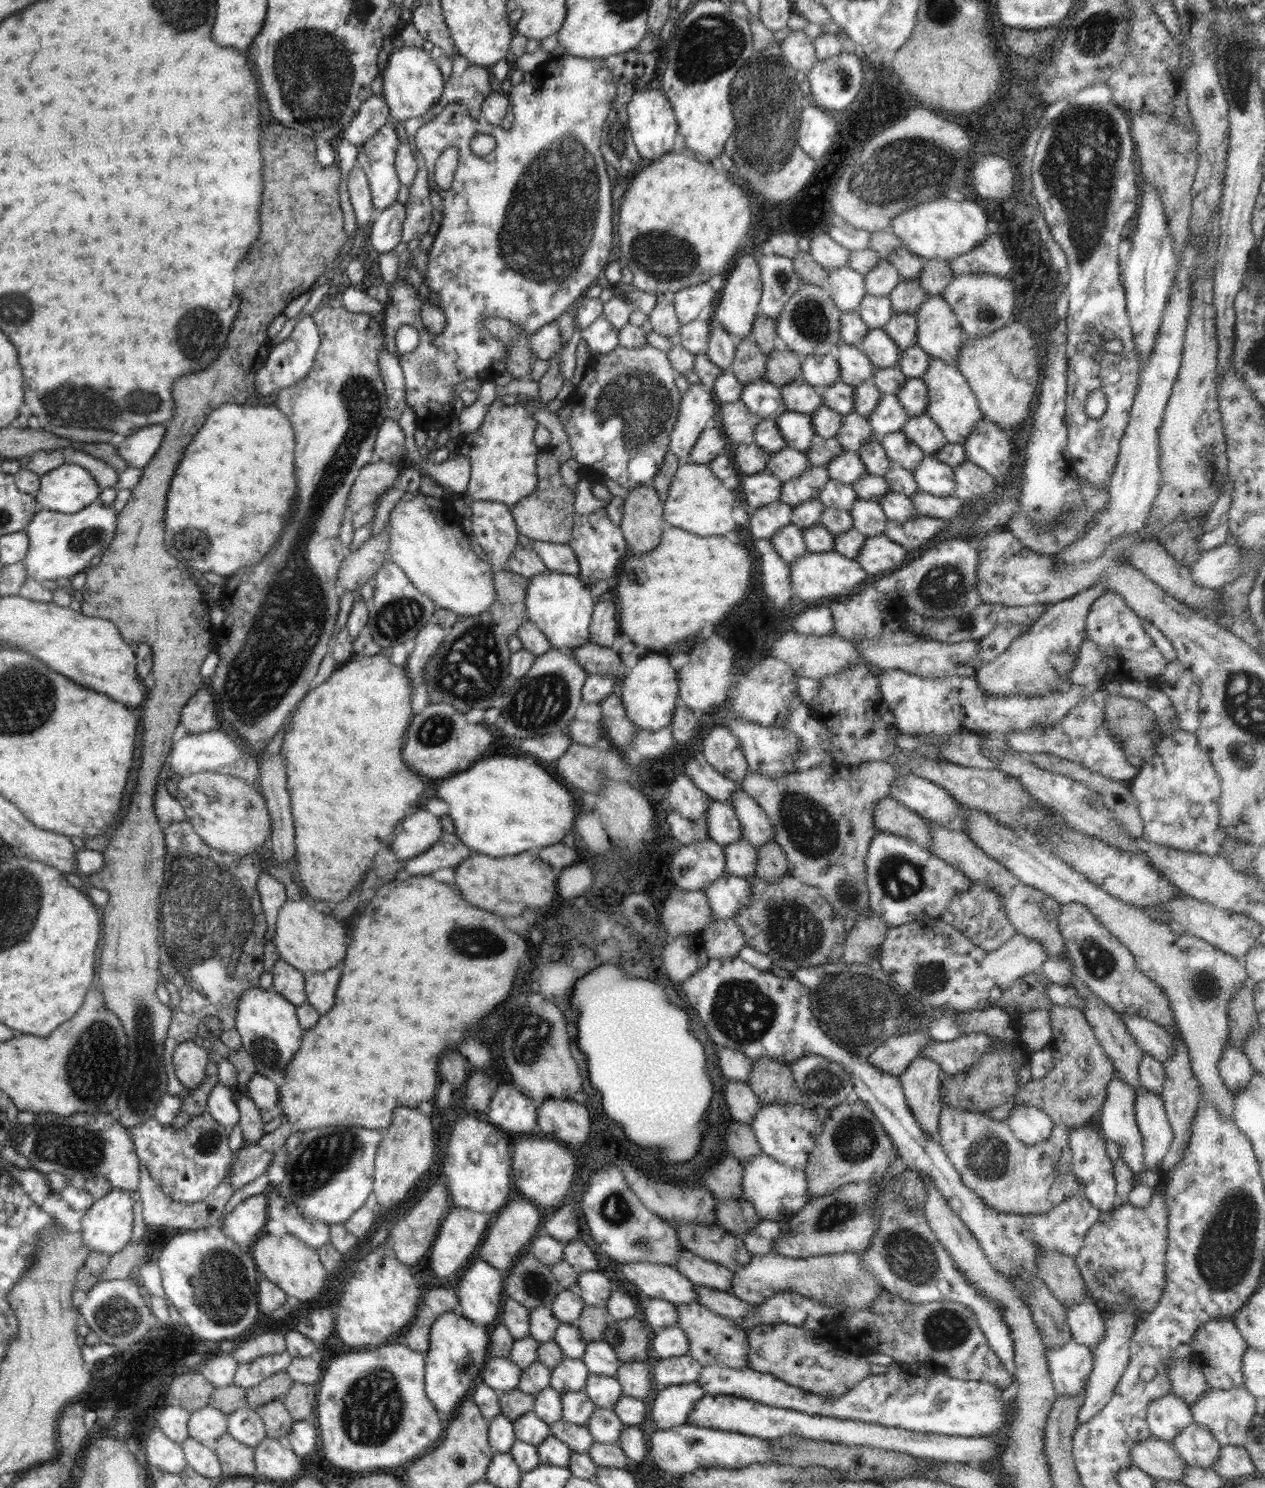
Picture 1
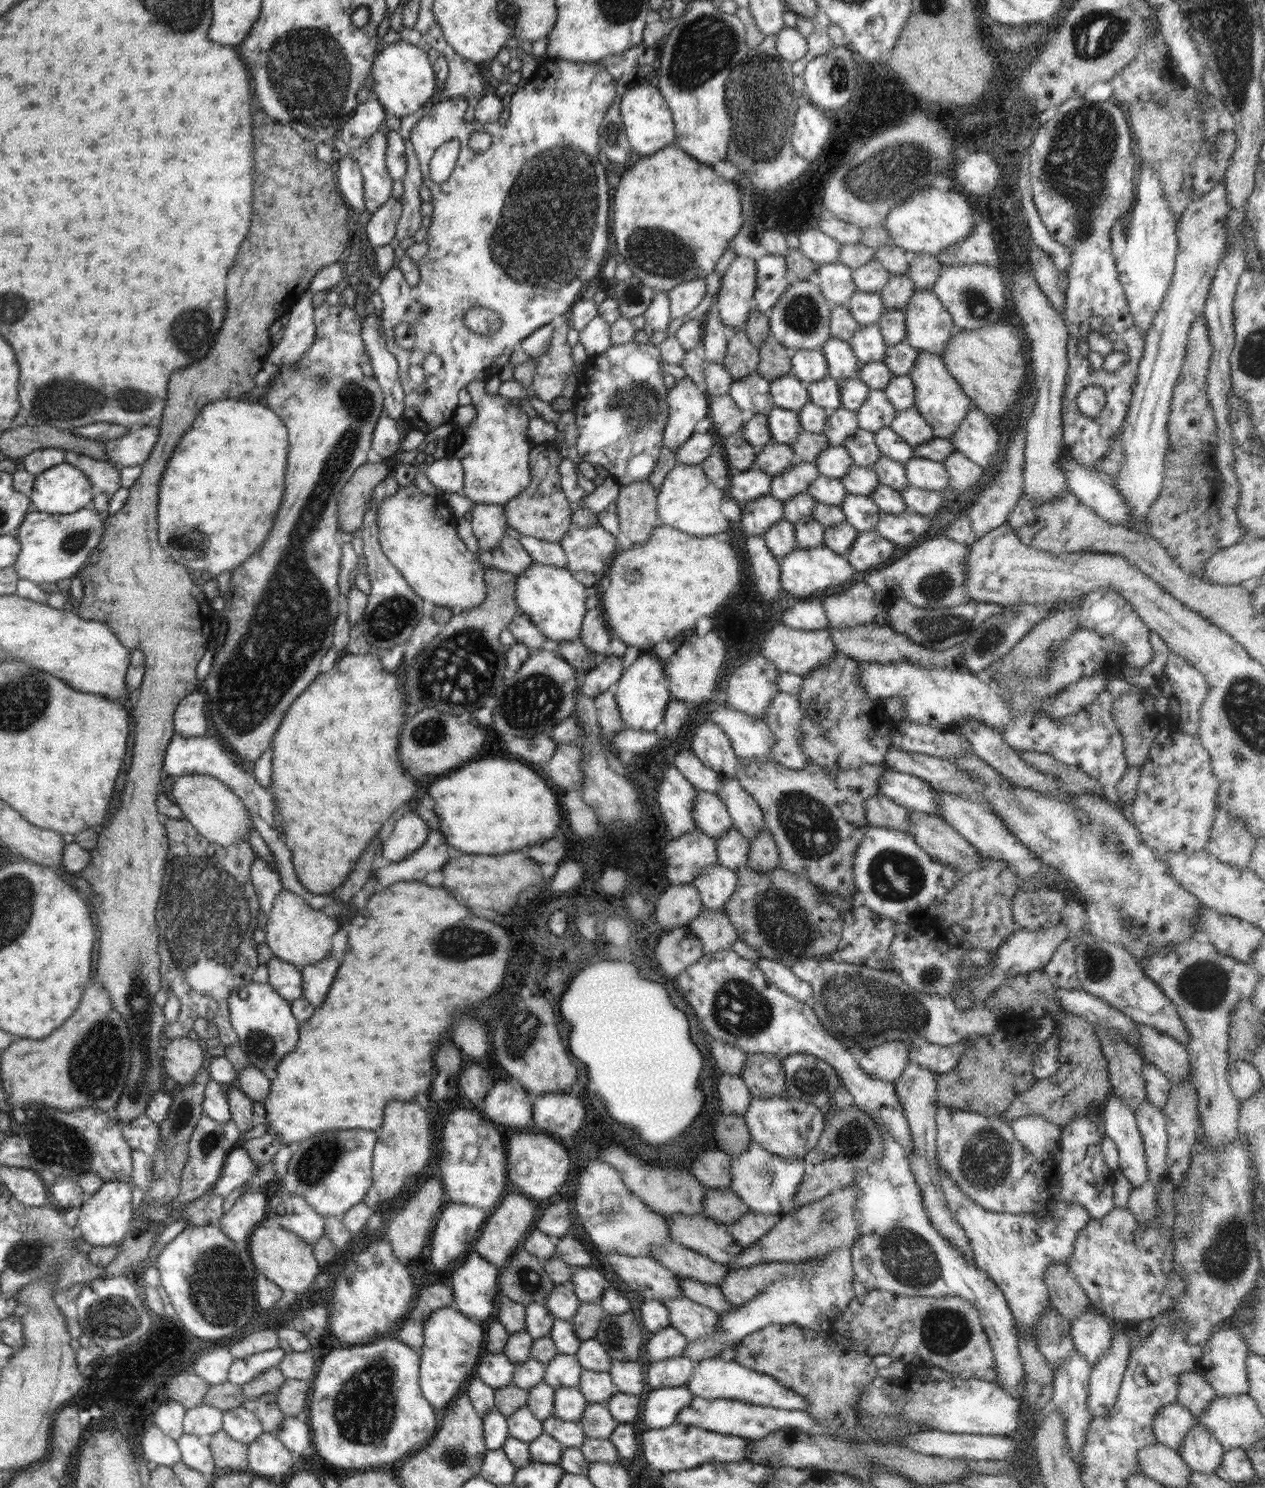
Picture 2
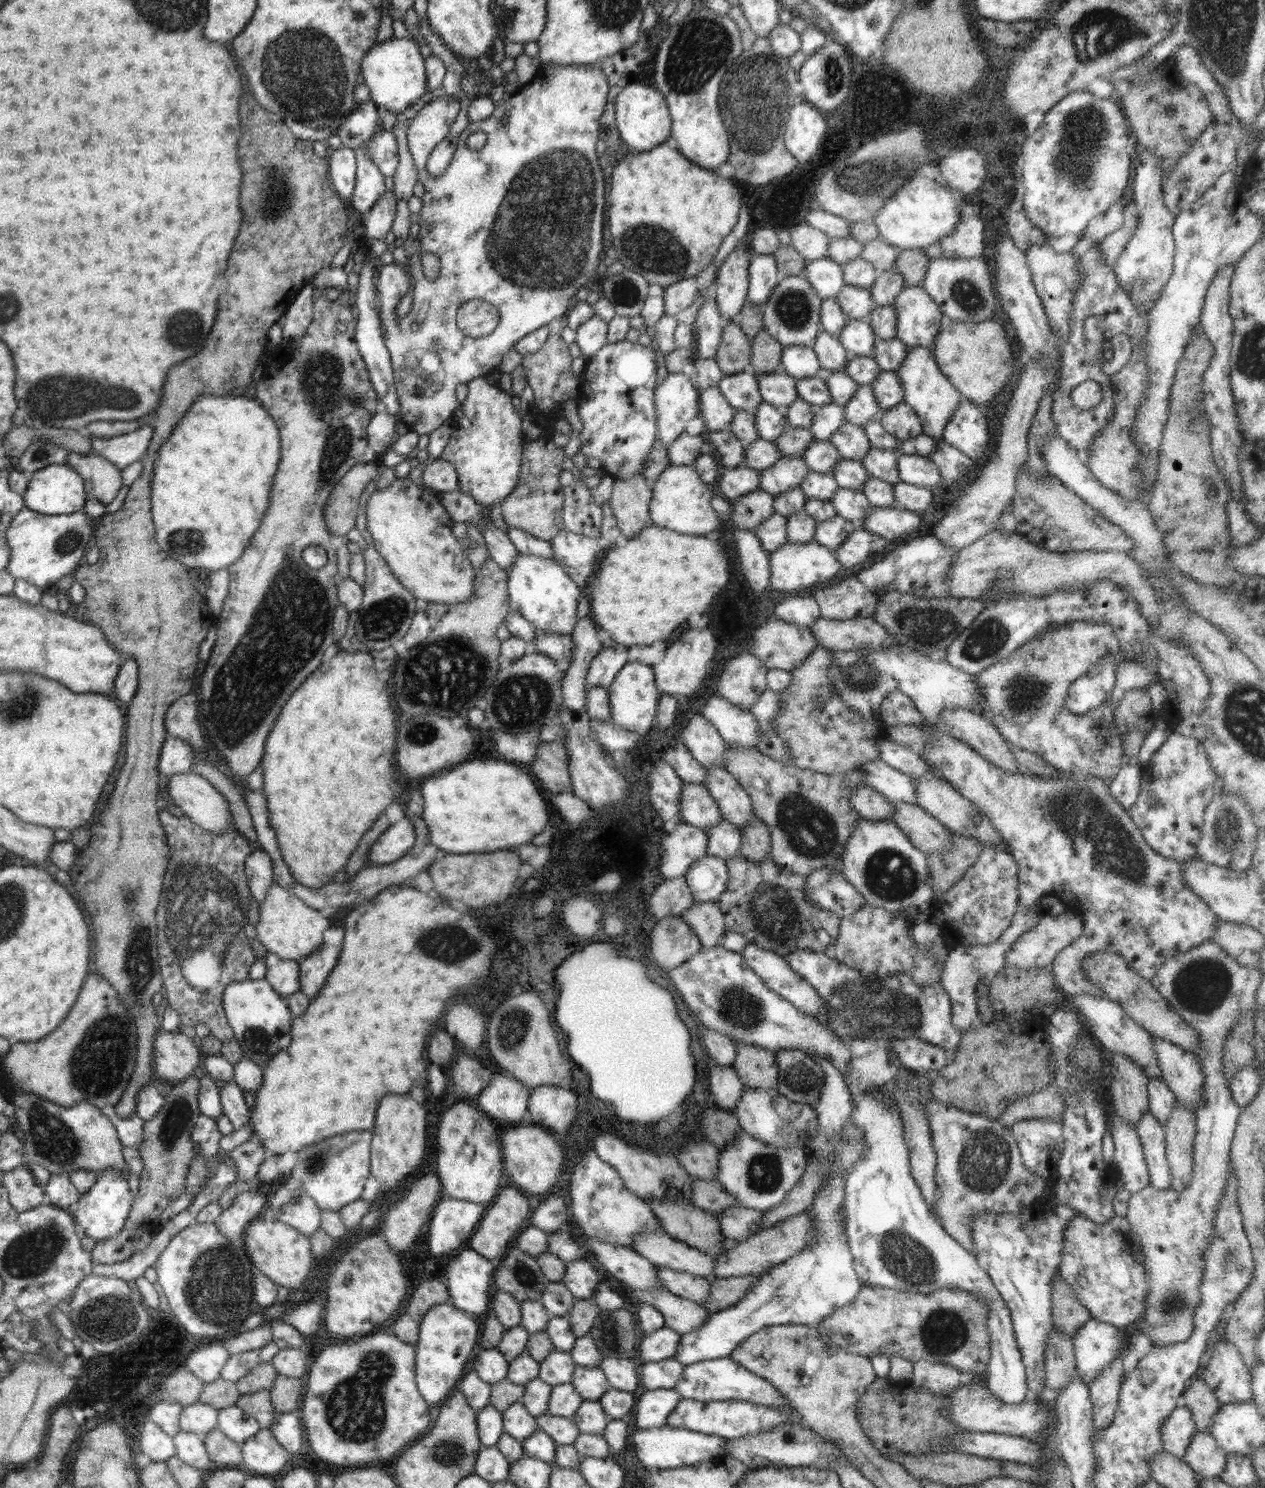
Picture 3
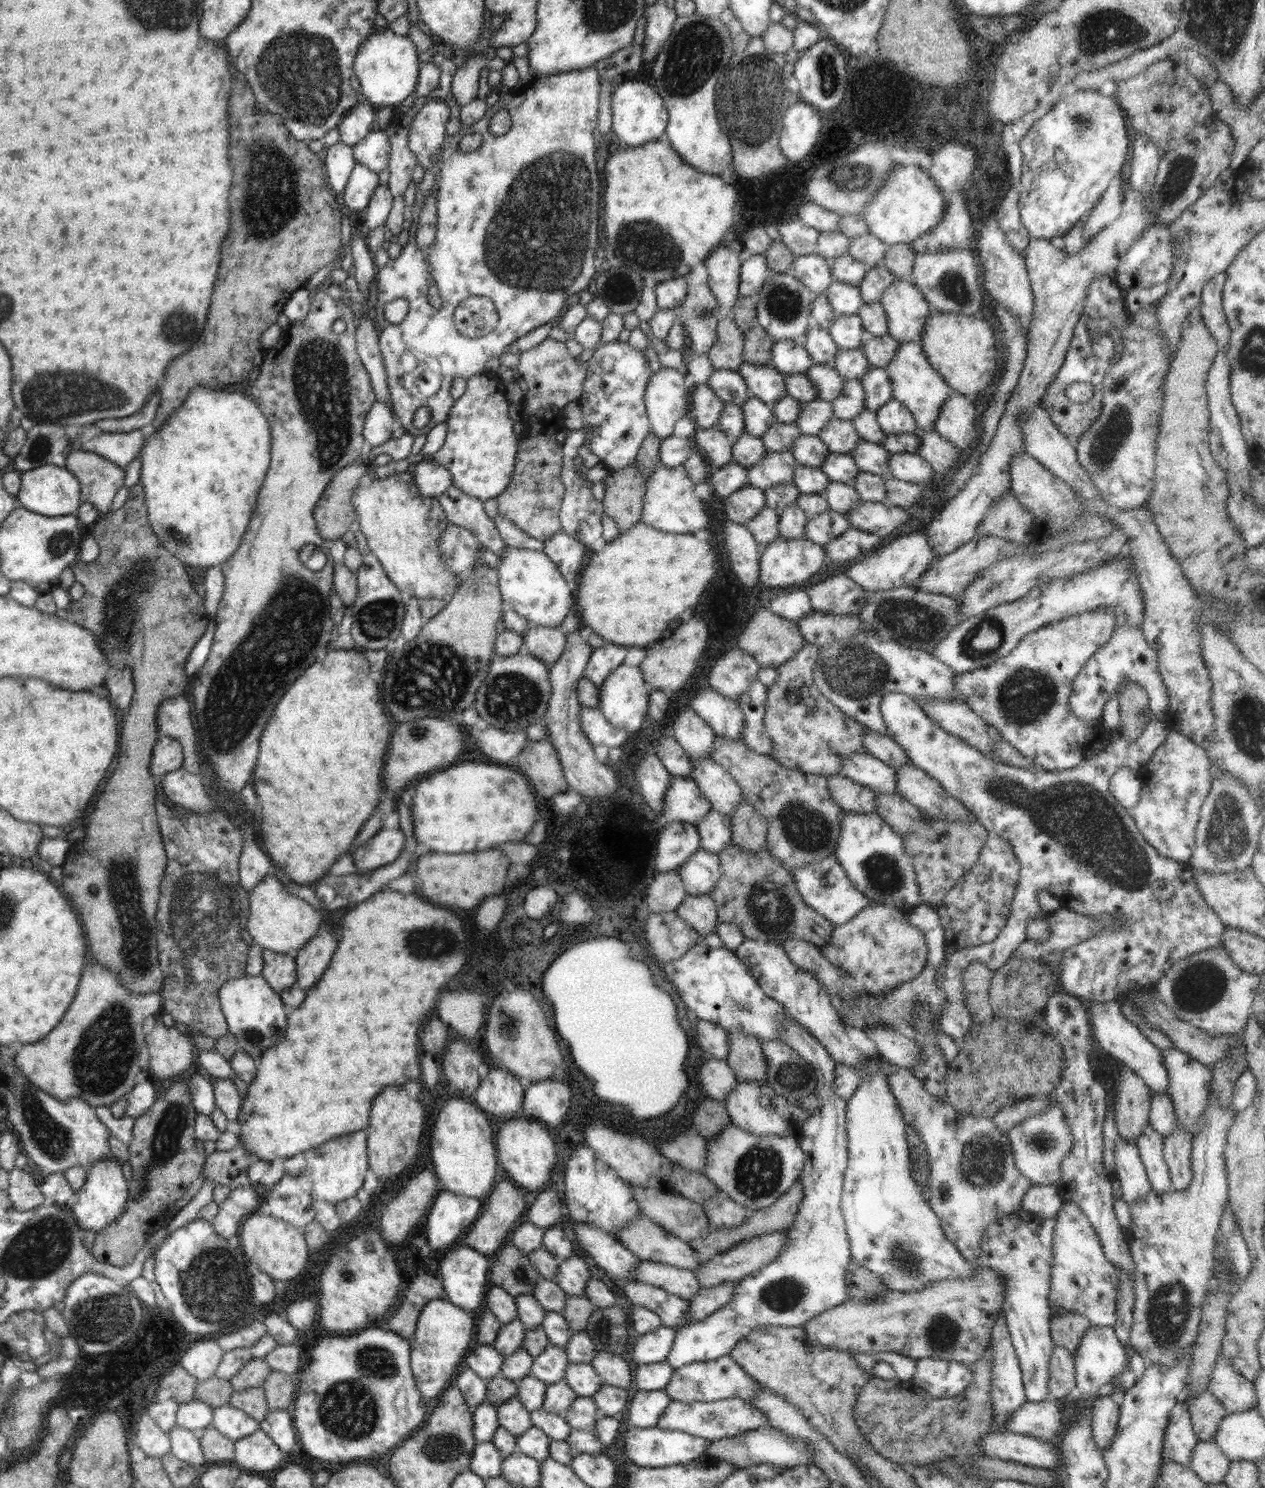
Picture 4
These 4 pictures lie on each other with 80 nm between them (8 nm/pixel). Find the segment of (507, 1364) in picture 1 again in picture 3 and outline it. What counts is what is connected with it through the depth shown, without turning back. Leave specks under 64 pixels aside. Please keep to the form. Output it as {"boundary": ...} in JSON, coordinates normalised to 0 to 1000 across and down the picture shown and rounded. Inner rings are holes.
{"boundary":[[[377,906],[376,911],[373,914],[372,920],[383,927],[391,930],[401,926],[402,915],[392,907]]]}

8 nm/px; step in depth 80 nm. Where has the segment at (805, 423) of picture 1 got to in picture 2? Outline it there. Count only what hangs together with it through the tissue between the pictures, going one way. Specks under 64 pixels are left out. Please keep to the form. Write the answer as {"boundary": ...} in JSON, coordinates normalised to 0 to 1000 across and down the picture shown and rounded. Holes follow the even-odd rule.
{"boundary":[[[613,272],[606,278],[606,287],[613,298],[628,298],[634,290],[630,276]]]}

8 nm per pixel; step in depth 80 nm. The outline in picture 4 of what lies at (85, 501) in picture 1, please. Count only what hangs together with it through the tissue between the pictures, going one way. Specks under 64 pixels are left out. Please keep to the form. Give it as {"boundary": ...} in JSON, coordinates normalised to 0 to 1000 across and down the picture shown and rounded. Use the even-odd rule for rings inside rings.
{"boundary":[[[36,312],[16,317],[17,326],[12,335],[19,341],[35,347],[57,346],[65,339],[63,325],[57,317],[43,312]]]}

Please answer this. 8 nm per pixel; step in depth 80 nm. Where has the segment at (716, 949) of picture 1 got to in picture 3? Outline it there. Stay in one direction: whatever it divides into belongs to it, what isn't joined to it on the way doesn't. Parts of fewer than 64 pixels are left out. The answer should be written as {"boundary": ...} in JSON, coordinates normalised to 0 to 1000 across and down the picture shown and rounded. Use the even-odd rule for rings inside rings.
{"boundary":[[[550,606],[538,617],[550,627],[555,636],[570,636],[574,622],[572,614],[566,606]]]}

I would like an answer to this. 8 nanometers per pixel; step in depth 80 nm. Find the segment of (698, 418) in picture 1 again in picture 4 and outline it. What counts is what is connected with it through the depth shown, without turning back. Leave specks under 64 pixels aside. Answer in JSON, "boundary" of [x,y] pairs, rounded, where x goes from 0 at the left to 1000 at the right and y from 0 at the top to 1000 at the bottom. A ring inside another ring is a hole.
{"boundary":[[[523,246],[513,254],[509,270],[515,290],[518,293],[528,296],[534,283],[544,279],[546,261],[543,251],[532,247]]]}

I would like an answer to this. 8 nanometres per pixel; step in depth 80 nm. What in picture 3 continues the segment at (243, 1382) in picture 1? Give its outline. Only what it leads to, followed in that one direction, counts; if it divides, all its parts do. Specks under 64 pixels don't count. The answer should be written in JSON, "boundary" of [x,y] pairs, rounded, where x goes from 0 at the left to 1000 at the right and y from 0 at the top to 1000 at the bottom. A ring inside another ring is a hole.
{"boundary":[[[215,901],[210,903],[210,905],[207,905],[207,906],[203,906],[202,907],[183,910],[179,917],[175,919],[174,925],[177,927],[188,929],[190,926],[194,925],[196,921],[203,917],[213,916],[220,908],[220,904]]]}

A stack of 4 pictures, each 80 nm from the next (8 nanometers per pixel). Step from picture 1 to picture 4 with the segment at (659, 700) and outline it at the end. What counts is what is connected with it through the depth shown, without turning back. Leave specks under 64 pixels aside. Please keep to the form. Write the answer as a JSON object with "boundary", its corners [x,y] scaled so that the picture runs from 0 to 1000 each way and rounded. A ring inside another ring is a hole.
{"boundary":[[[504,447],[489,448],[484,453],[481,454],[474,461],[474,476],[479,484],[485,488],[495,491],[497,493],[506,491],[508,486],[512,485],[511,478],[514,476],[514,464],[515,462],[511,460]]]}

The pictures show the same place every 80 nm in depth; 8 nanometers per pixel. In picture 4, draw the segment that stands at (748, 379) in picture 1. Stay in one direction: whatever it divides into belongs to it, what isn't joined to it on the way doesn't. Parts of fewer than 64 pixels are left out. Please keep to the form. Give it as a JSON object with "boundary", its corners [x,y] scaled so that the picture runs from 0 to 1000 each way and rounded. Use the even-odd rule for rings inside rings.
{"boundary":[[[576,212],[571,213],[566,220],[567,226],[559,239],[565,248],[573,248],[583,250],[588,243],[587,241],[588,229],[587,222]]]}

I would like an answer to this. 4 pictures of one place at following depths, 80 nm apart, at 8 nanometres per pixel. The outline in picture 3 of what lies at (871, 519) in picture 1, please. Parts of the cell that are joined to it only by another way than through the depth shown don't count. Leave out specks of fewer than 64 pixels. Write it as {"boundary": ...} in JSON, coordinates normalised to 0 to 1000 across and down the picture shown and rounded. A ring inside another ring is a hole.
{"boundary":[[[662,327],[656,337],[662,347],[674,350],[678,355],[682,355],[682,349],[690,340],[681,329],[673,328]]]}

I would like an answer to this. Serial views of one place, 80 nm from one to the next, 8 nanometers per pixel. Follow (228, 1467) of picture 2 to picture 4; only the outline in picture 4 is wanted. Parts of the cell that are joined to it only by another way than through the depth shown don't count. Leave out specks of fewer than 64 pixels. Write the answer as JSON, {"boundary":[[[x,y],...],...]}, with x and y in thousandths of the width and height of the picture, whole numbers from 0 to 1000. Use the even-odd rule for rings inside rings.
{"boundary":[[[168,958],[160,960],[157,963],[157,968],[164,983],[183,984],[186,968],[179,966],[172,960]]]}

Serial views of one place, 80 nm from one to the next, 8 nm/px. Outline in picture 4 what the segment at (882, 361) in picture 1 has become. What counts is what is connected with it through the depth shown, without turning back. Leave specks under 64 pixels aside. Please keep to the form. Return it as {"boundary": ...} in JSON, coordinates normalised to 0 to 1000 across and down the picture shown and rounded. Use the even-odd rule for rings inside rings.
{"boundary":[[[666,212],[661,213],[655,219],[656,226],[664,235],[680,235],[686,227],[686,223],[681,219],[677,212]]]}

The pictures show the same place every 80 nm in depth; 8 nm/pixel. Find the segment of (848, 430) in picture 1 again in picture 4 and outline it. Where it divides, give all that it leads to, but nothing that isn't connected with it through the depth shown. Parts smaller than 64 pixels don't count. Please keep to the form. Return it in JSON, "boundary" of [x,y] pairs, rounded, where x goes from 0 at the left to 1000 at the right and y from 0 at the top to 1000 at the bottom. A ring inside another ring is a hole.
{"boundary":[[[642,268],[632,271],[633,276],[628,286],[637,293],[647,293],[648,289],[661,281],[656,269]]]}

